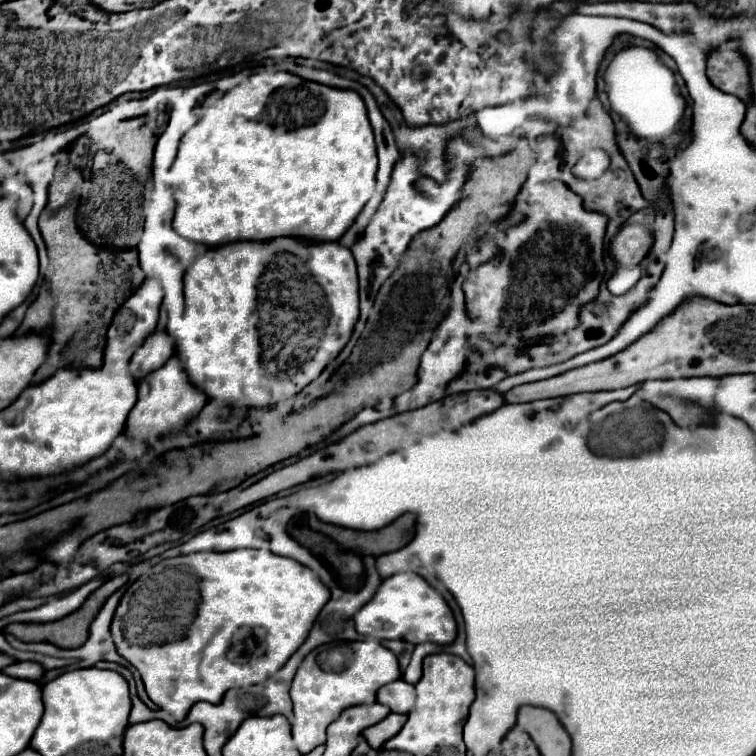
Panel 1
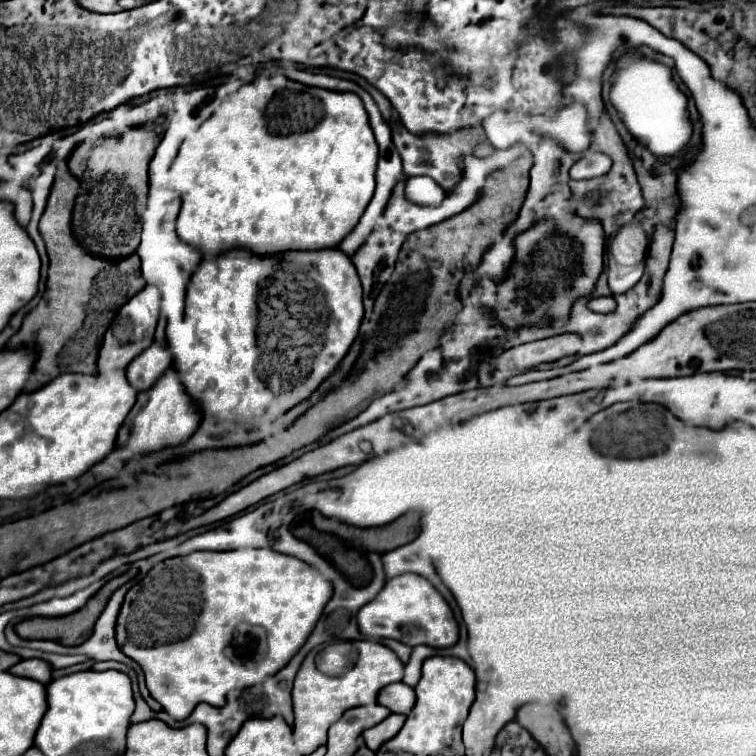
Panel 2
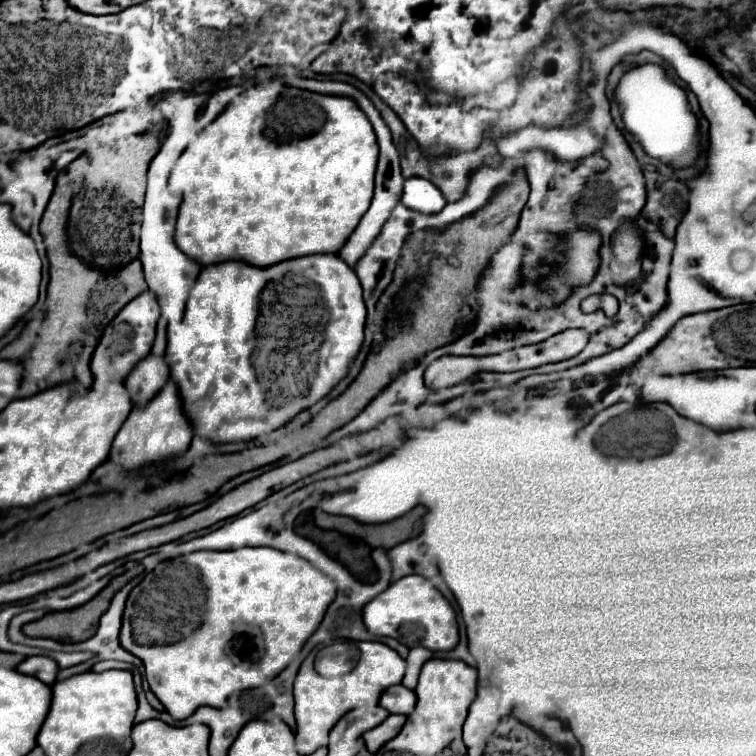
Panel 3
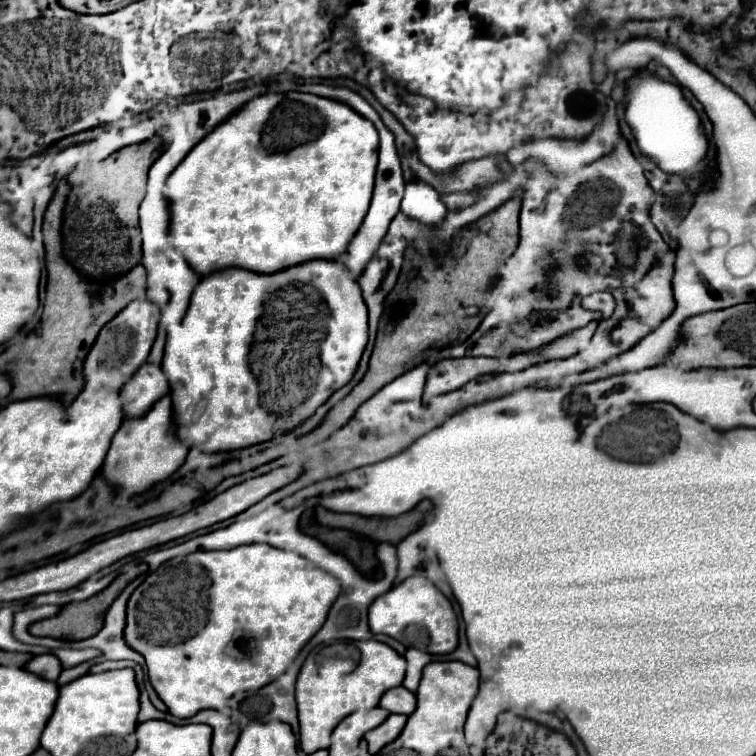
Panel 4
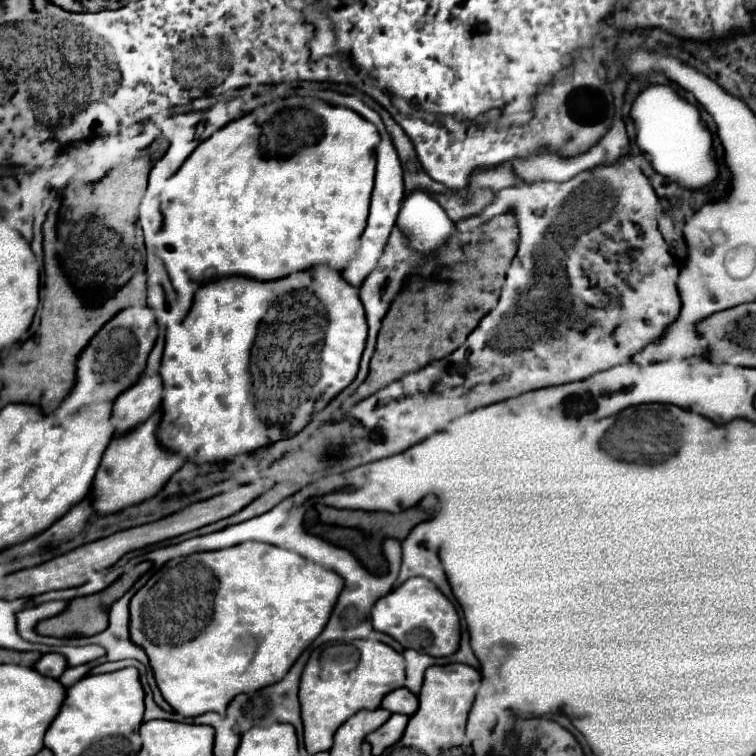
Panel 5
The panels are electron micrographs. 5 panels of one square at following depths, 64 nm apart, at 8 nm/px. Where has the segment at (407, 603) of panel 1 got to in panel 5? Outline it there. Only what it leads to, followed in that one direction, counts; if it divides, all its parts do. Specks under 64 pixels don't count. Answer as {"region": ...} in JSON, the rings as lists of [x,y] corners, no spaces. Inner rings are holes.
{"region":[[[410,578],[402,586],[382,596],[372,606],[372,626],[398,640],[404,648],[418,650],[428,656],[450,656],[460,644],[460,618],[454,604],[428,580]]]}

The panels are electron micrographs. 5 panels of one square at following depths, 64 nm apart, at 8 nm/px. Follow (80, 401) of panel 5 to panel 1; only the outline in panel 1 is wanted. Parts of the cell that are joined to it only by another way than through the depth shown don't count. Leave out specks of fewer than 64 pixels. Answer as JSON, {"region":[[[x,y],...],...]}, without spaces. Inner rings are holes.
{"region":[[[146,278],[140,290],[136,290],[136,294],[132,294],[132,298],[128,298],[128,302],[124,302],[124,306],[120,306],[120,310],[114,314],[112,326],[108,328],[108,344],[104,350],[104,358],[130,358],[136,352],[136,348],[146,340],[146,336],[152,334],[152,330],[156,328],[160,302],[162,302],[160,282]]]}

